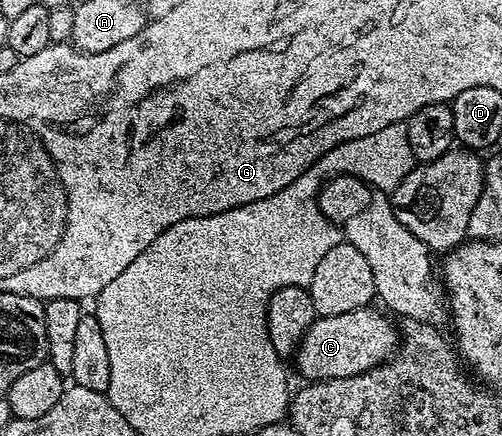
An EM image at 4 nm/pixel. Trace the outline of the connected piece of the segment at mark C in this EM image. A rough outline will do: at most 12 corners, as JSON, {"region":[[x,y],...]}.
{"region":[[374,305],[315,318],[296,352],[306,381],[387,362],[400,331]]}

